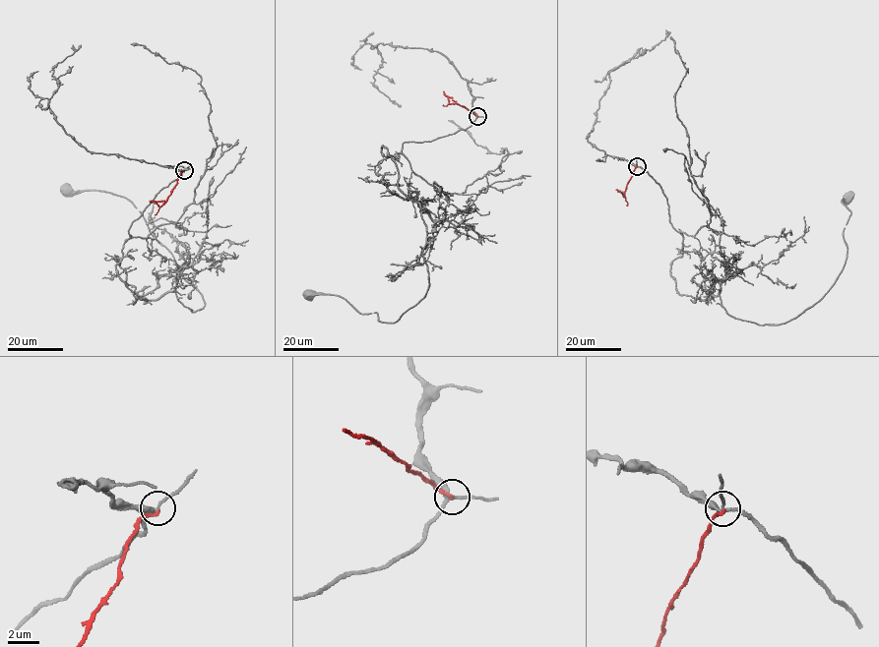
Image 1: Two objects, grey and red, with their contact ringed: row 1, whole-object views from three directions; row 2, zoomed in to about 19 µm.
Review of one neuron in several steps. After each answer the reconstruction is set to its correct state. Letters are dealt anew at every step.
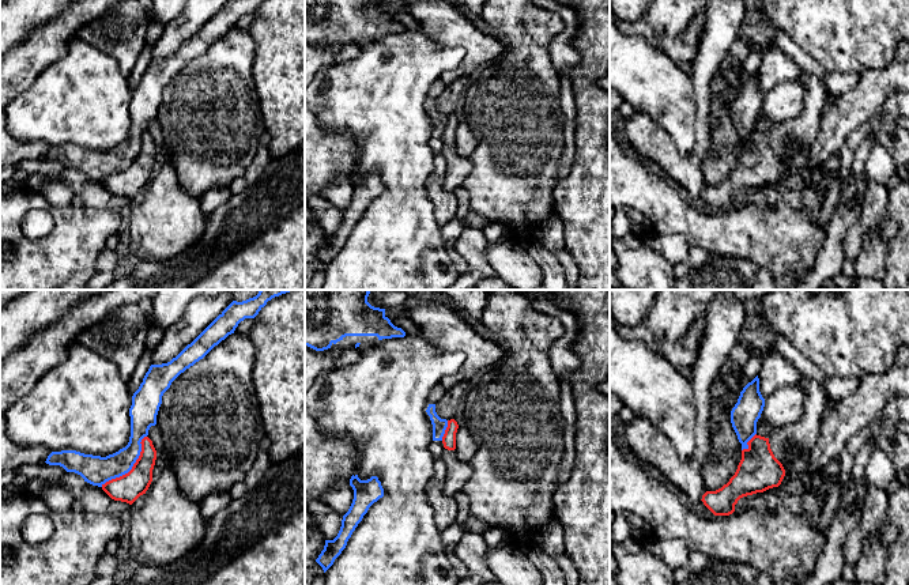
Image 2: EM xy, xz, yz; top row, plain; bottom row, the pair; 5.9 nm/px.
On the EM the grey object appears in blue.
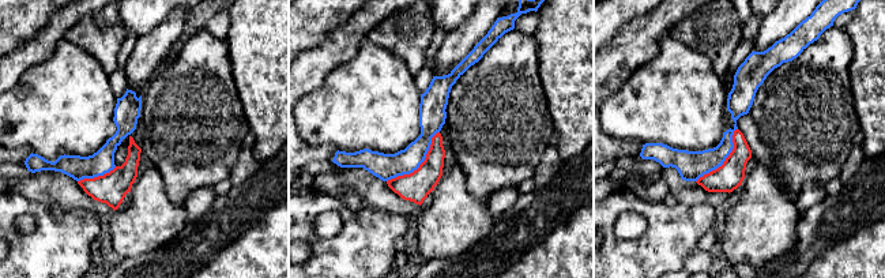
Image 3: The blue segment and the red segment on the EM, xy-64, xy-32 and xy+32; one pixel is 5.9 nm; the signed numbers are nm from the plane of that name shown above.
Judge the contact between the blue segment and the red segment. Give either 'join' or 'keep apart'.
keep apart

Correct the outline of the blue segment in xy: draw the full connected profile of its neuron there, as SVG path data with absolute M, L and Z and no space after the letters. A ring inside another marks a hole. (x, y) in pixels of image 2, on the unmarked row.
M229 0L191 39L167 58L151 60L132 91L129 103L131 132L125 143L106 152L76 146L52 147L46 159L60 161L80 170L84 177L102 182L106 177L128 169L142 147L142 135L156 120L163 88L186 64L203 54L215 41L234 29L245 14L254 14L265 0Z

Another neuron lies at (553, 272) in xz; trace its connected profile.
M512 233L510 239L521 245L539 265L544 290L567 290L565 272L555 253L547 250L531 233Z

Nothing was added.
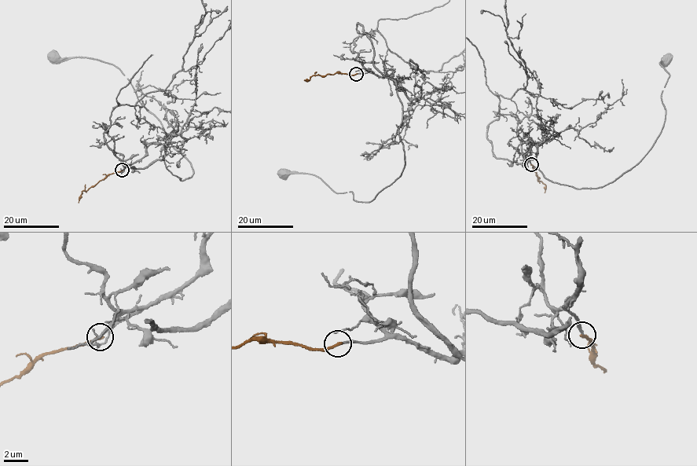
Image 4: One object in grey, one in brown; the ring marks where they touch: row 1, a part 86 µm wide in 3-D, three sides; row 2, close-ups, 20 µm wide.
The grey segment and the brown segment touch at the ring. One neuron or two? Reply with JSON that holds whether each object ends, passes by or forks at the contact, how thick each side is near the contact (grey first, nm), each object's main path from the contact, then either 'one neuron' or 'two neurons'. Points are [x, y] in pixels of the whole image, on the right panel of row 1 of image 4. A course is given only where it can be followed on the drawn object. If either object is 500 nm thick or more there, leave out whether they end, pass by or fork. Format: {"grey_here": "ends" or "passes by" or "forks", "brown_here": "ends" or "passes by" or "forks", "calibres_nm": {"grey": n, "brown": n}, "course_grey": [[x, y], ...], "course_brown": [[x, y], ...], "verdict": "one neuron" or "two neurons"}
{"grey_here": "ends", "brown_here": "ends", "calibres_nm": {"grey": 180, "brown": 240}, "course_grey": [[530, 164], [531, 142], [548, 180], [581, 188], [632, 167], [662, 129], [667, 61]], "course_brown": [[530, 164], [539, 181], [545, 185], [544, 192]], "verdict": "two neurons"}

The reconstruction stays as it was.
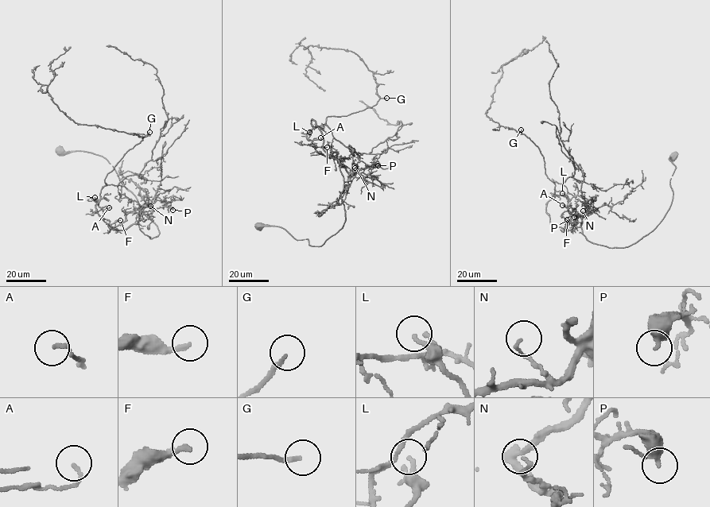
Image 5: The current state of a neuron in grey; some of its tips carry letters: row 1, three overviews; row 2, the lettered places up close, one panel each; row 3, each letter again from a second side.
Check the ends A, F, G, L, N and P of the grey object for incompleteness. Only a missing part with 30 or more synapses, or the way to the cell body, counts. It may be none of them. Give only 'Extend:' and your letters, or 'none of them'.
Extend: F

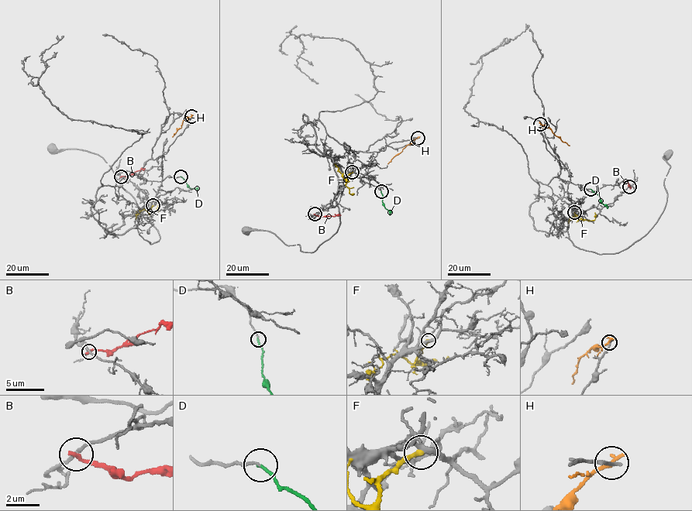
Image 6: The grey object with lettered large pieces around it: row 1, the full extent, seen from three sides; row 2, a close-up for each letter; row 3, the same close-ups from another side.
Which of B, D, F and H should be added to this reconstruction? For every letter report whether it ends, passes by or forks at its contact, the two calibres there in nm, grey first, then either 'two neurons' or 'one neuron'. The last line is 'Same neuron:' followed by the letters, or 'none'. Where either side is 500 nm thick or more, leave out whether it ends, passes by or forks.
B: it ends there; 190 nm thick on the grey side, 260 nm on the other; two neurons
D: it ends there; 130 nm thick on the grey side, 180 nm on the other; one neuron
F: it ends there; 300 nm thick on the grey side, 300 nm on the other; two neurons
H: it ends there; 200 nm thick on the grey side, 300 nm on the other; two neurons
Same neuron: D

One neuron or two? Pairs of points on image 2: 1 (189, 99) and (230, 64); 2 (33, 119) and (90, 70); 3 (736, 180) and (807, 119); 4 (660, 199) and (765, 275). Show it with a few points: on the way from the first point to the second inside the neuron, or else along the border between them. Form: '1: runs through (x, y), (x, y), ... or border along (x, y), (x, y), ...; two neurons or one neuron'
1: runs through (199, 95), (221, 74); one neuron
2: runs through (46, 112), (76, 83); one neuron
3: runs through (755, 166), (773, 148), (776, 140), (788, 131); one neuron
4: border along (758, 267), (764, 267), (772, 275); two neurons

